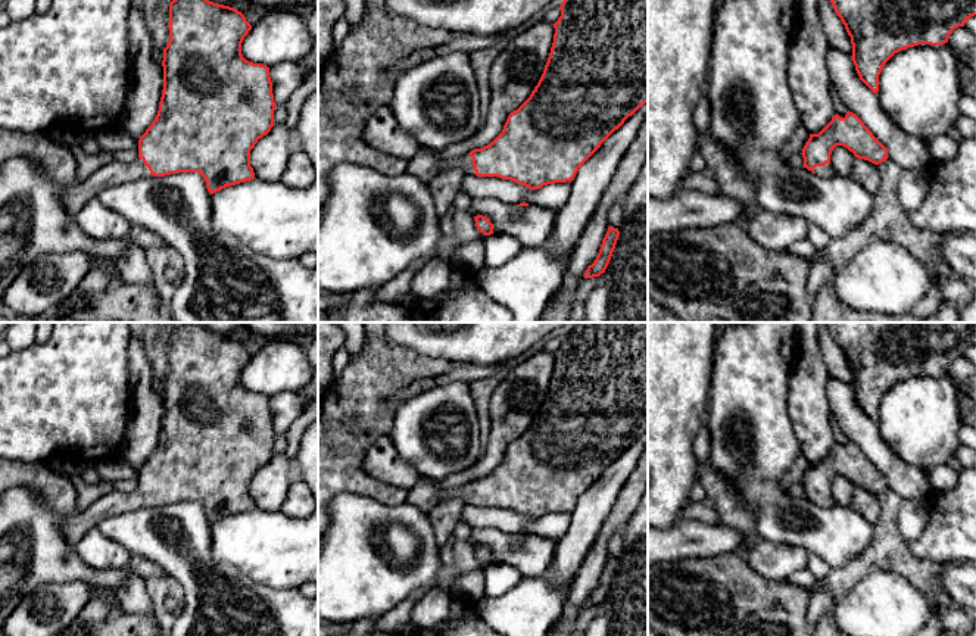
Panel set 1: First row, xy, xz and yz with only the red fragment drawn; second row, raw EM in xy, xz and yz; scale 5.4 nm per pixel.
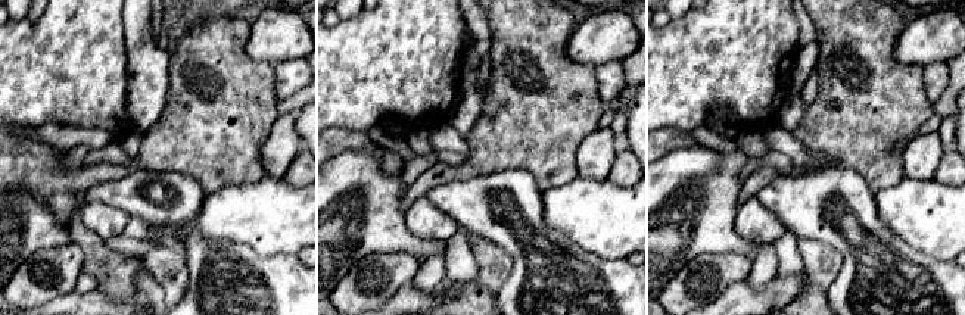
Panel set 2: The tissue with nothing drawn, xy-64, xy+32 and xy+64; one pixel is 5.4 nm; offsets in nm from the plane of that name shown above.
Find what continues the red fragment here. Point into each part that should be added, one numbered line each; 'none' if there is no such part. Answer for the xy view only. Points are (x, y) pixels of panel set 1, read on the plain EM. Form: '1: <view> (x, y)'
1: xy (55, 490)

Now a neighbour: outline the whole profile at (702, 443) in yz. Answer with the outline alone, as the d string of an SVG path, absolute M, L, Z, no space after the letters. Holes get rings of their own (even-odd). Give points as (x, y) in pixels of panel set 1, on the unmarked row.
M704 418L704 423L701 424L698 436L693 442L693 455L696 458L696 462L704 464L710 458L710 450L711 450L711 436L707 421Z

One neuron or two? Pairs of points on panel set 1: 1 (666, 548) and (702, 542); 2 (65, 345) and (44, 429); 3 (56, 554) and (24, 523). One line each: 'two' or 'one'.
1: one
2: one
3: one

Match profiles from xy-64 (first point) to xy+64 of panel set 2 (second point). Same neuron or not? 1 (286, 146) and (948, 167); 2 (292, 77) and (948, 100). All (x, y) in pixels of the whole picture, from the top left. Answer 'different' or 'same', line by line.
1: different
2: different

